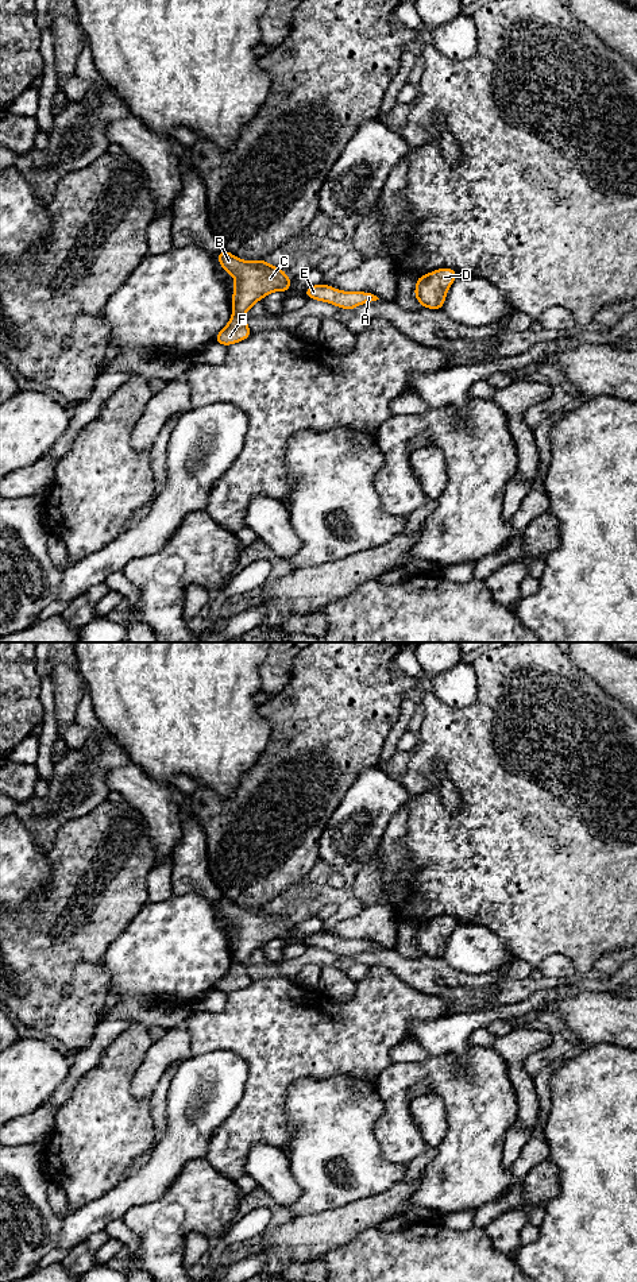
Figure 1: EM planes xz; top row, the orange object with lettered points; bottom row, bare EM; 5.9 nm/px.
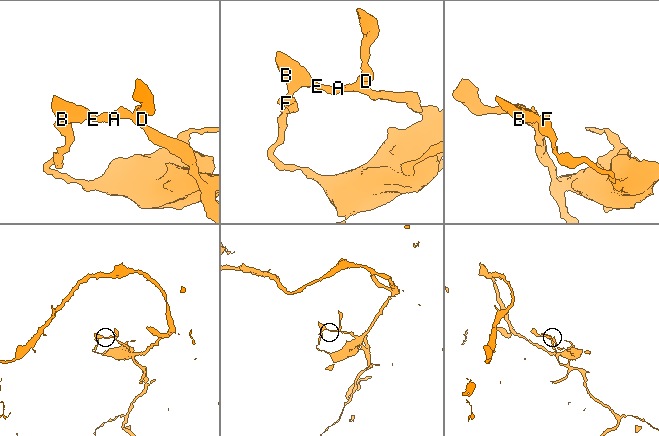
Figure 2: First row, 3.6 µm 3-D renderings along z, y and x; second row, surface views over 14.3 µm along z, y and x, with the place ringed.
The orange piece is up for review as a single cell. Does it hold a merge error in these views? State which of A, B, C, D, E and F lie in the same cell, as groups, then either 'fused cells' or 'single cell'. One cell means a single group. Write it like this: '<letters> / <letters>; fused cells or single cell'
A B C D E / F; fused cells

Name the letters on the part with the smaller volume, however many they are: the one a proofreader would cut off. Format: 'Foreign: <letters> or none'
Foreign: A, B, C, D, E

